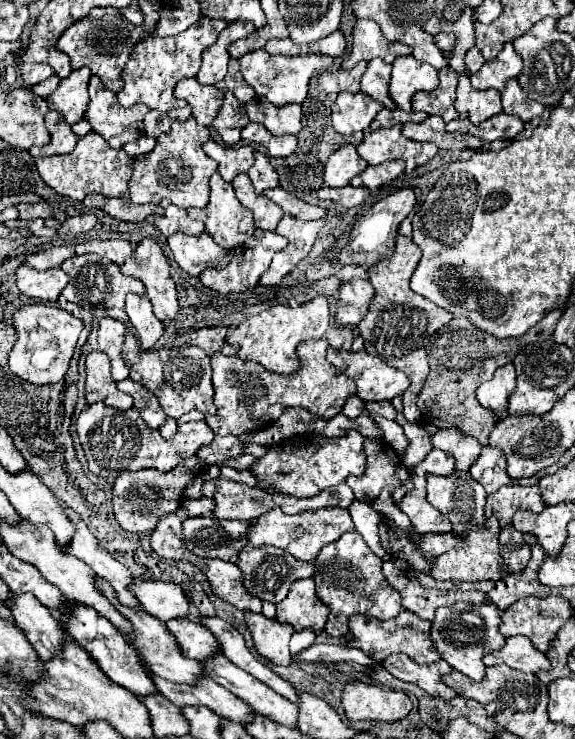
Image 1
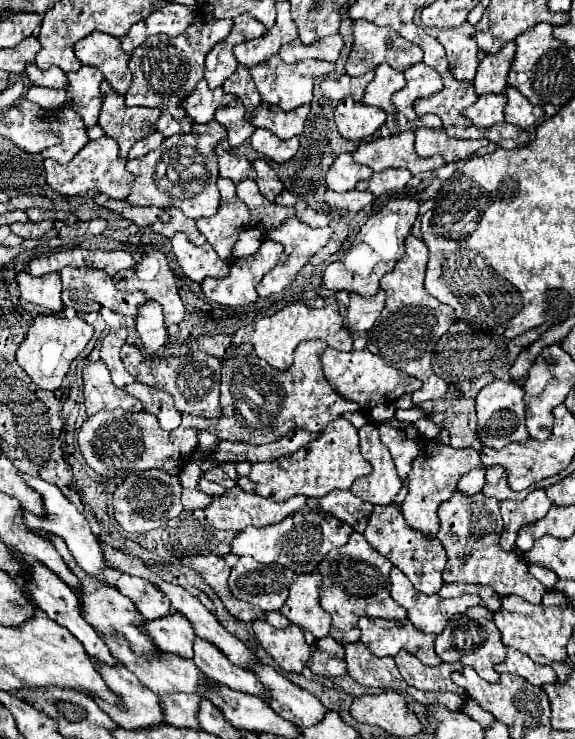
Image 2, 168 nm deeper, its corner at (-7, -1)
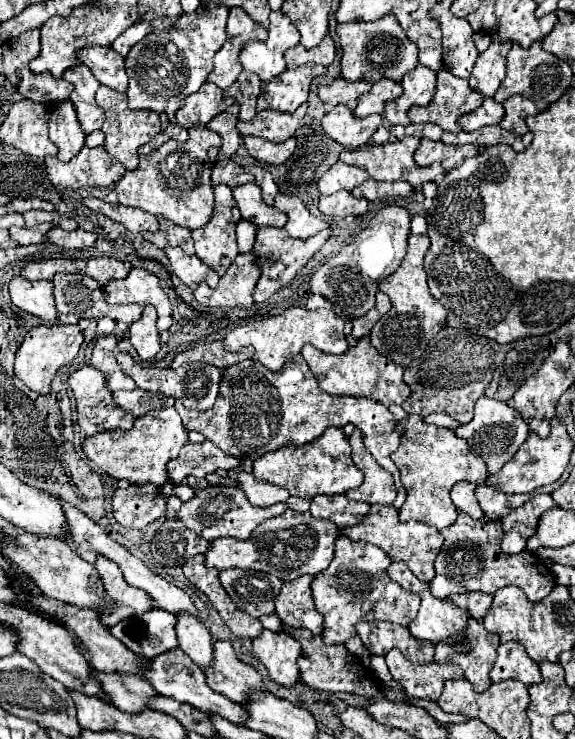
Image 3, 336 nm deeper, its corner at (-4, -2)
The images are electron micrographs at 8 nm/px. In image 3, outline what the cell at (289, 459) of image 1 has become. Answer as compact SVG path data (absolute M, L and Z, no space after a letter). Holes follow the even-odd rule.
M330 427L320 435L320 439L314 439L312 443L306 443L304 447L296 447L294 443L286 443L284 447L260 457L254 461L254 477L270 481L278 487L288 489L294 497L316 497L316 495L336 495L344 493L348 489L356 489L364 475L354 467L350 459L350 447L348 439L342 433L340 427Z

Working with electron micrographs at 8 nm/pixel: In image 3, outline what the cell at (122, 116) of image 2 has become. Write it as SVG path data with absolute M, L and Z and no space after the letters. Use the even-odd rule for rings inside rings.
M100 85L98 93L96 93L96 103L104 109L106 115L106 123L102 125L102 131L106 135L106 151L108 155L112 155L116 161L120 161L126 169L134 171L138 167L138 147L148 143L154 135L160 133L160 119L158 113L154 111L134 111L128 107L128 97L126 93L118 93L106 85Z

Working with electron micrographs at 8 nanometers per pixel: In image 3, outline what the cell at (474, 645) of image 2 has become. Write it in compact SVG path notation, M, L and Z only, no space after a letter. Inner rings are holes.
M470 619L460 635L454 635L436 645L434 661L460 665L474 691L484 693L492 685L488 673L494 667L498 645L498 637L486 631L482 621Z

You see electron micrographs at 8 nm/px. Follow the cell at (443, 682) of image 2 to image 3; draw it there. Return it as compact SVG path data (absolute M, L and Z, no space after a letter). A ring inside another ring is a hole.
M396 649L388 651L386 663L392 677L406 689L410 697L430 701L436 701L440 697L444 679L436 675L436 665L416 665Z

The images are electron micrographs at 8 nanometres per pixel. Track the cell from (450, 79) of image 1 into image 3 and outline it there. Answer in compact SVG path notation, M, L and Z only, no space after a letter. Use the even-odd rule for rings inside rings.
M446 69L438 71L438 89L430 105L412 107L408 117L412 123L434 123L444 131L458 133L458 117L474 111L484 101L484 95L472 91L466 79L448 75Z

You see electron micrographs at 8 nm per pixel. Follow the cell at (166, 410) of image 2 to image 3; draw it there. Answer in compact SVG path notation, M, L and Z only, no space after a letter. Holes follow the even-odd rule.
M144 389L116 391L114 401L118 403L118 407L122 407L124 411L128 411L134 417L142 417L144 413L148 413L152 409L162 409L162 407L172 405L170 397L164 397L160 393L150 393Z

